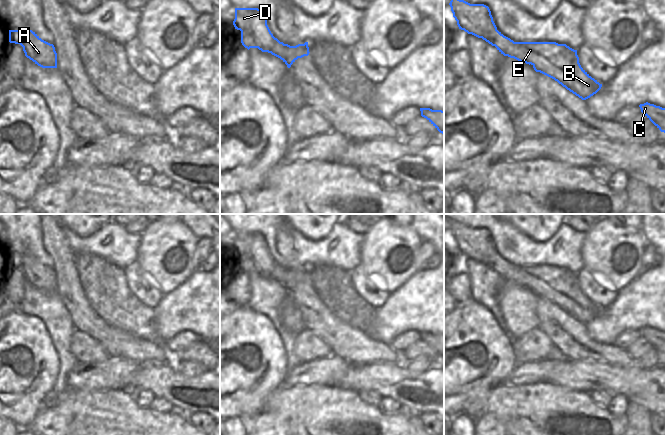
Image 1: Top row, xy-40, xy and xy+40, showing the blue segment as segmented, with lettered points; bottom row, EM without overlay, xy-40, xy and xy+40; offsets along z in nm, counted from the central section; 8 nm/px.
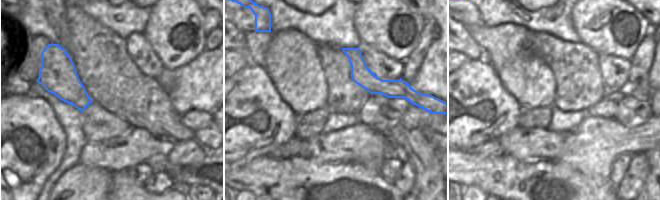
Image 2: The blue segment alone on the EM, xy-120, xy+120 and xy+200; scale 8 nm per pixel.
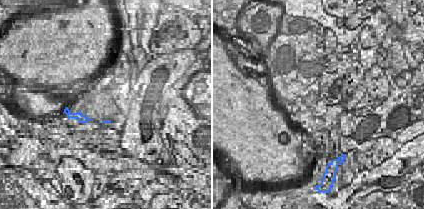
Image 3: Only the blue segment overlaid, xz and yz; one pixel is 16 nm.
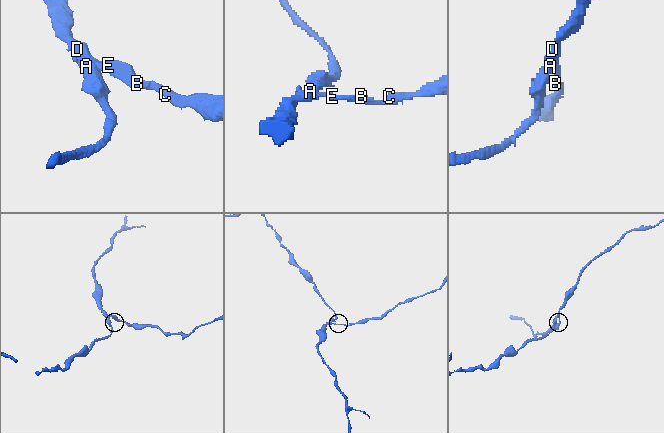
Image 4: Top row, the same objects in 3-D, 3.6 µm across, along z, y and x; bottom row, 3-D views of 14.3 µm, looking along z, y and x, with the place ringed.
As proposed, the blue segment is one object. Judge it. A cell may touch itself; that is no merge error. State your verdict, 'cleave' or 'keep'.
cleave

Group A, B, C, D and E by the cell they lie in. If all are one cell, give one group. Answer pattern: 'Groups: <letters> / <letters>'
Groups: A D / B C E

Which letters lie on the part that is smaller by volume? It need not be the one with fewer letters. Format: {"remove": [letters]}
{"remove": ["B", "C", "E"]}

